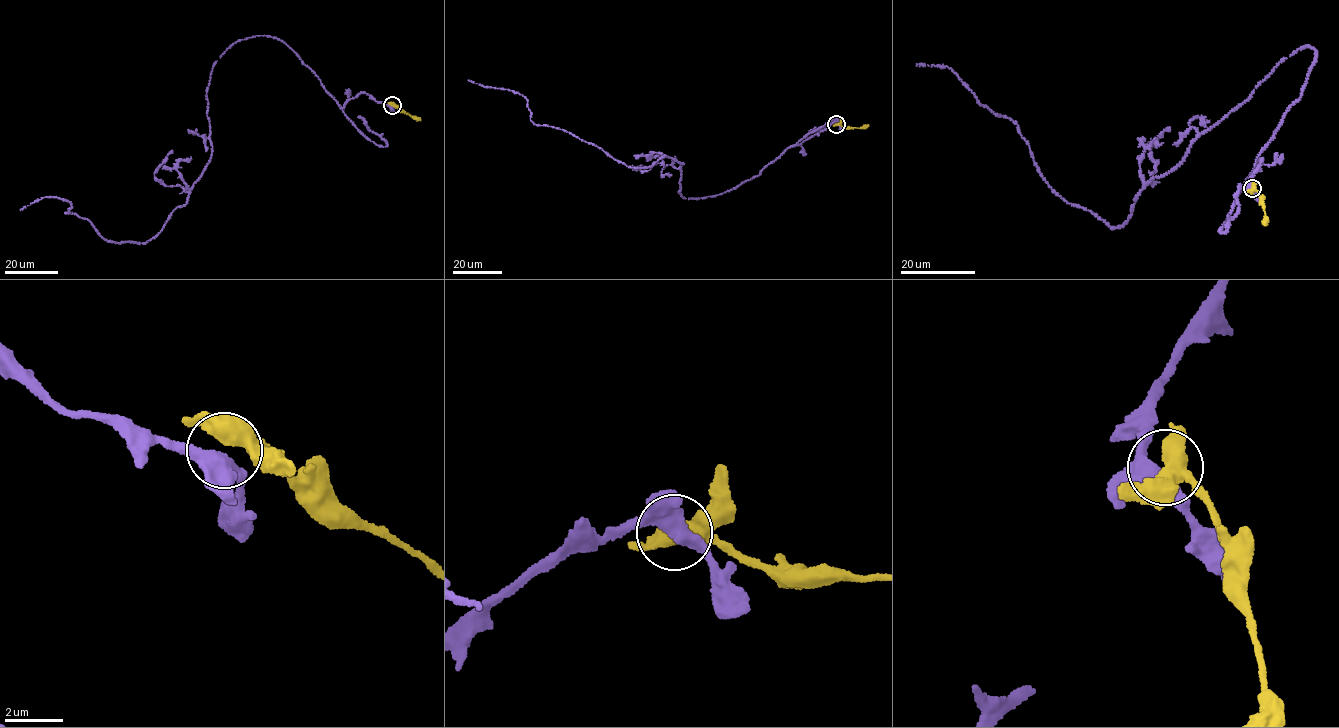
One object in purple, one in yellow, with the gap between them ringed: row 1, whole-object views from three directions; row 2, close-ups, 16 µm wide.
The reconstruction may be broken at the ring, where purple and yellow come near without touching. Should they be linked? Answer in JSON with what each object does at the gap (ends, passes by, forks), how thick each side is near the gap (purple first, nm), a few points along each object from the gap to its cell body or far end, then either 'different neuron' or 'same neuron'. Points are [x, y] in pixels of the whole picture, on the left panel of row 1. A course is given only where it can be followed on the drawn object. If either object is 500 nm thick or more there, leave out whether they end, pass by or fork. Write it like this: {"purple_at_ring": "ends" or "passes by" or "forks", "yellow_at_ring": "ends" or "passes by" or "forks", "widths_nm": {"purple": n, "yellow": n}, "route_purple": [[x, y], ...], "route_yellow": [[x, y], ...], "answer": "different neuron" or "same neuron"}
{"widths_nm": {"purple": 500, "yellow": 400}, "route_purple": [[391, 106], [342, 107], [244, 38], [156, 235], [21, 210]], "route_yellow": [[391, 105], [421, 120]], "answer": "same neuron"}

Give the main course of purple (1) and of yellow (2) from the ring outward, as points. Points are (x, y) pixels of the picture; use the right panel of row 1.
1: (1251, 188), (1298, 99), (1310, 46), (1199, 135), (1112, 227), (1050, 187), (1013, 121), (950, 68), (916, 65)
2: (1252, 187), (1266, 214), (1265, 225)

